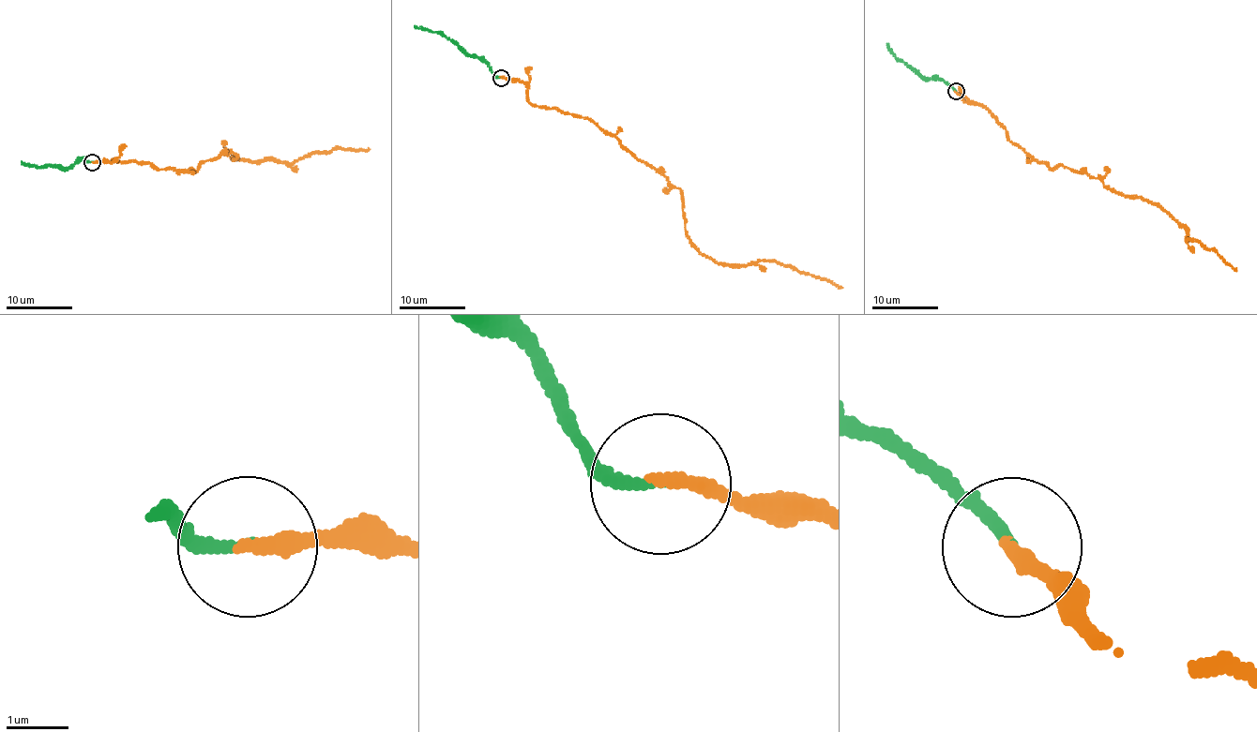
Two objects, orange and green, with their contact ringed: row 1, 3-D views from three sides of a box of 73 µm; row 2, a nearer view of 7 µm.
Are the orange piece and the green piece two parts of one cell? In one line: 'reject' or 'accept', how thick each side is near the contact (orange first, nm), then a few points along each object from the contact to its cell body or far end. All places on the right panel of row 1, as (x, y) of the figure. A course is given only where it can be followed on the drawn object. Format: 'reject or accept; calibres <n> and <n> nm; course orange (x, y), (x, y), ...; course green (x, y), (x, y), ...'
accept; calibres 260 and 170 nm; course orange (956, 91), (982, 104), (1029, 156), (1155, 202), (1184, 226), (1188, 240), (1236, 270); course green (956, 91), (942, 80), (921, 76), (898, 60), (886, 43)

